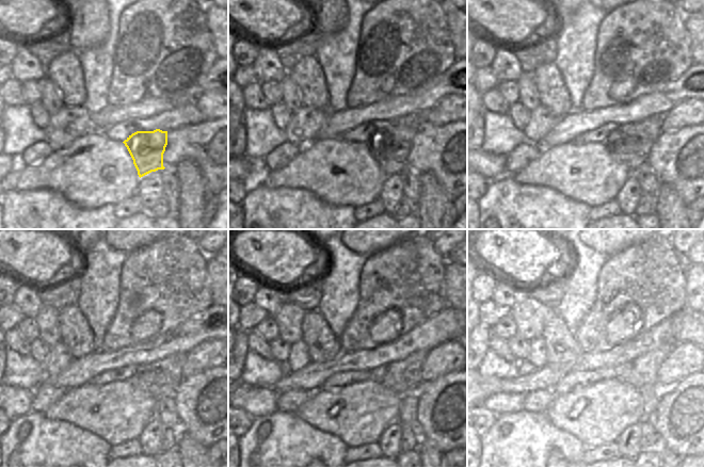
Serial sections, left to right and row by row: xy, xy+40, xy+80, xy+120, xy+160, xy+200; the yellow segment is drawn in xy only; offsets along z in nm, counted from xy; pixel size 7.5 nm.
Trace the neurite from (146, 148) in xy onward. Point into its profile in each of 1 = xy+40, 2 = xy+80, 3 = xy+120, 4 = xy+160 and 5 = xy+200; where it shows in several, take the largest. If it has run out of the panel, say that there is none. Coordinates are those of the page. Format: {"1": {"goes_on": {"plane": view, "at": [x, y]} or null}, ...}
{"1": {"goes_on": {"plane": "xy+40", "at": [389, 146]}}, "2": {"goes_on": {"plane": "xy+80", "at": [629, 144]}}, "3": {"goes_on": {"plane": "xy+120", "at": [161, 377]}}, "4": {"goes_on": {"plane": "xy+160", "at": [404, 375]}}, "5": {"goes_on": {"plane": "xy+200", "at": [642, 371]}}}

